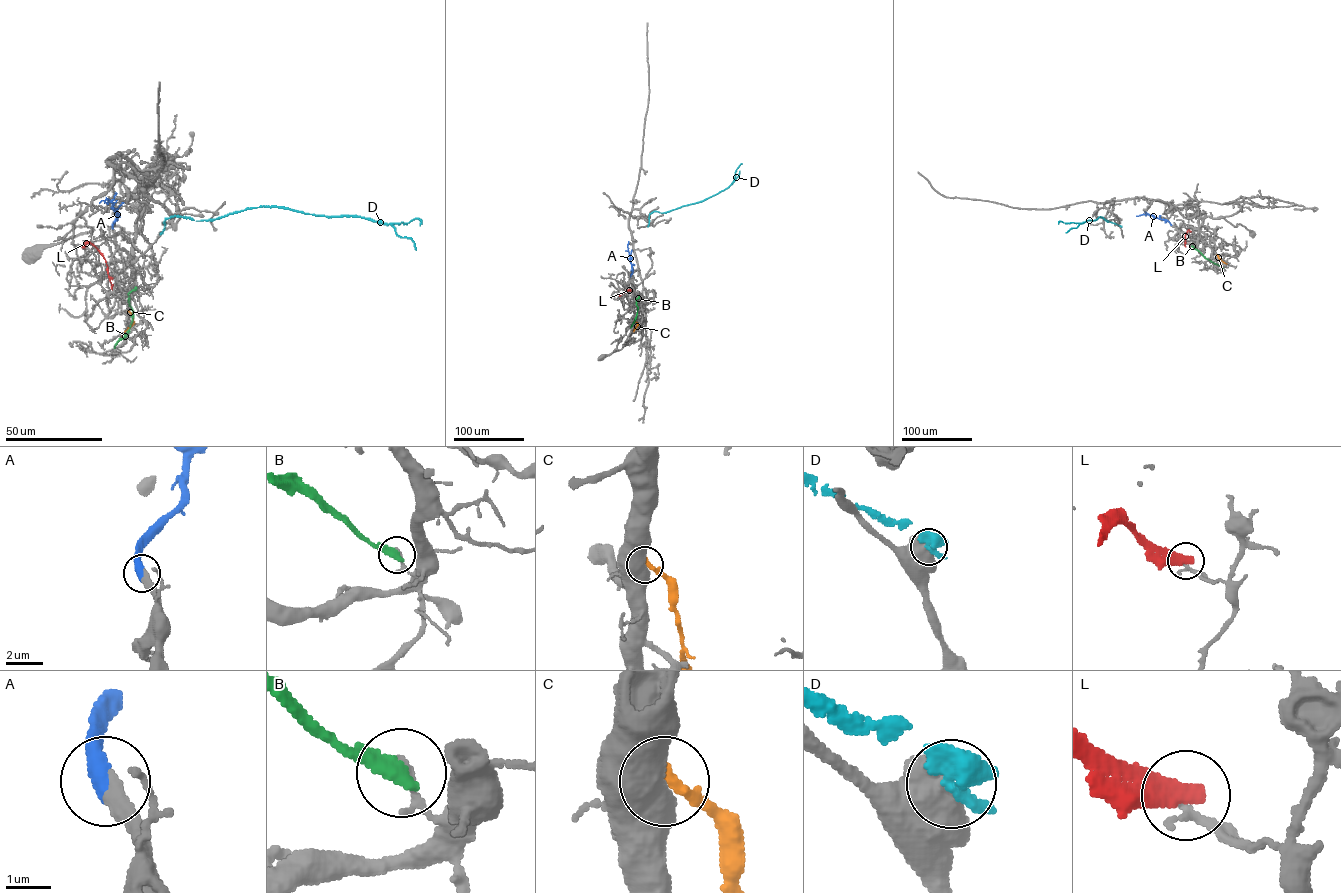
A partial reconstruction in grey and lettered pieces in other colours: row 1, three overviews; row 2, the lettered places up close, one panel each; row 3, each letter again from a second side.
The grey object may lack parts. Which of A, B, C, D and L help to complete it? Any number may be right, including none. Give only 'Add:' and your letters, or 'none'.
Add: A

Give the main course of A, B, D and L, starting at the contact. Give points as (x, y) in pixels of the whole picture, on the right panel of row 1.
A: (1171, 225), (1148, 214), (1136, 216)
B: (1222, 267), (1191, 246)
D: (1121, 226), (1101, 217), (1082, 223), (1060, 221), (1058, 224)
L: (1191, 231), (1188, 230), (1185, 234), (1185, 246)

